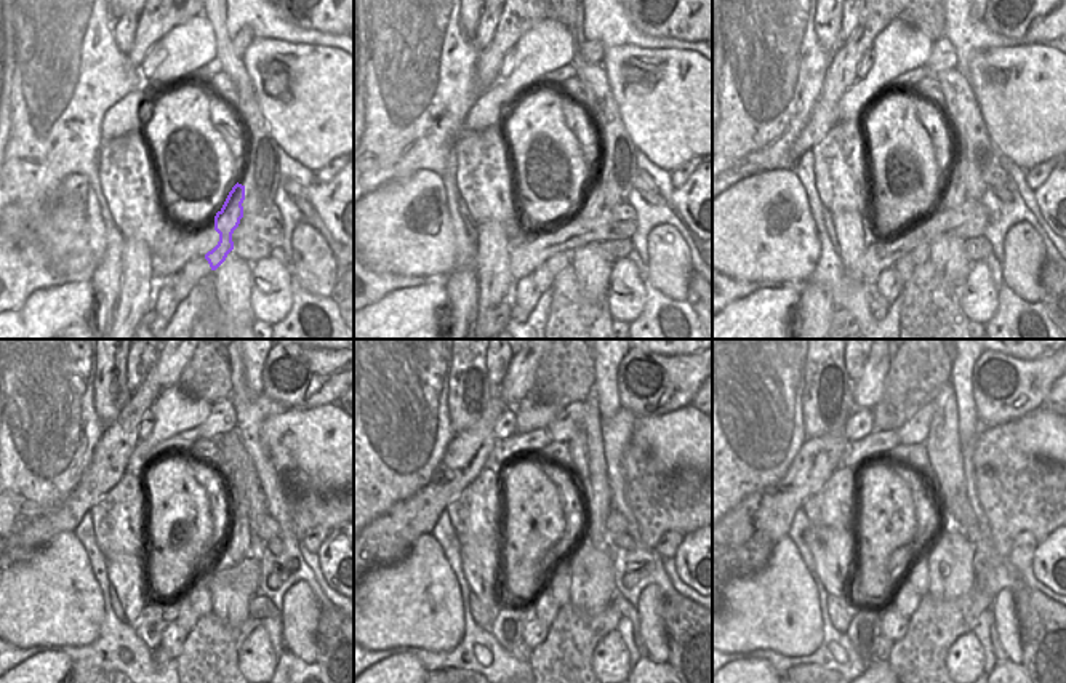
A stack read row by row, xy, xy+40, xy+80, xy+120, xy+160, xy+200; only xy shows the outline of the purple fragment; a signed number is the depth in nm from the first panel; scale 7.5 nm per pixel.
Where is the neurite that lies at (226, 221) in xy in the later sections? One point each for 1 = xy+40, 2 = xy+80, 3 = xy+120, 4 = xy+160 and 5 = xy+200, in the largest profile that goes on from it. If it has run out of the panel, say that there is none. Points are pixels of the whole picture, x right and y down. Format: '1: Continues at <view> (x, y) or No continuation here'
1: Continues at xy+40 (594, 197)
2: Continues at xy+80 (954, 191)
3: Continues at xy+120 (239, 530)
4: Continues at xy+160 (586, 448)
5: Continues at xy+200 (943, 445).

